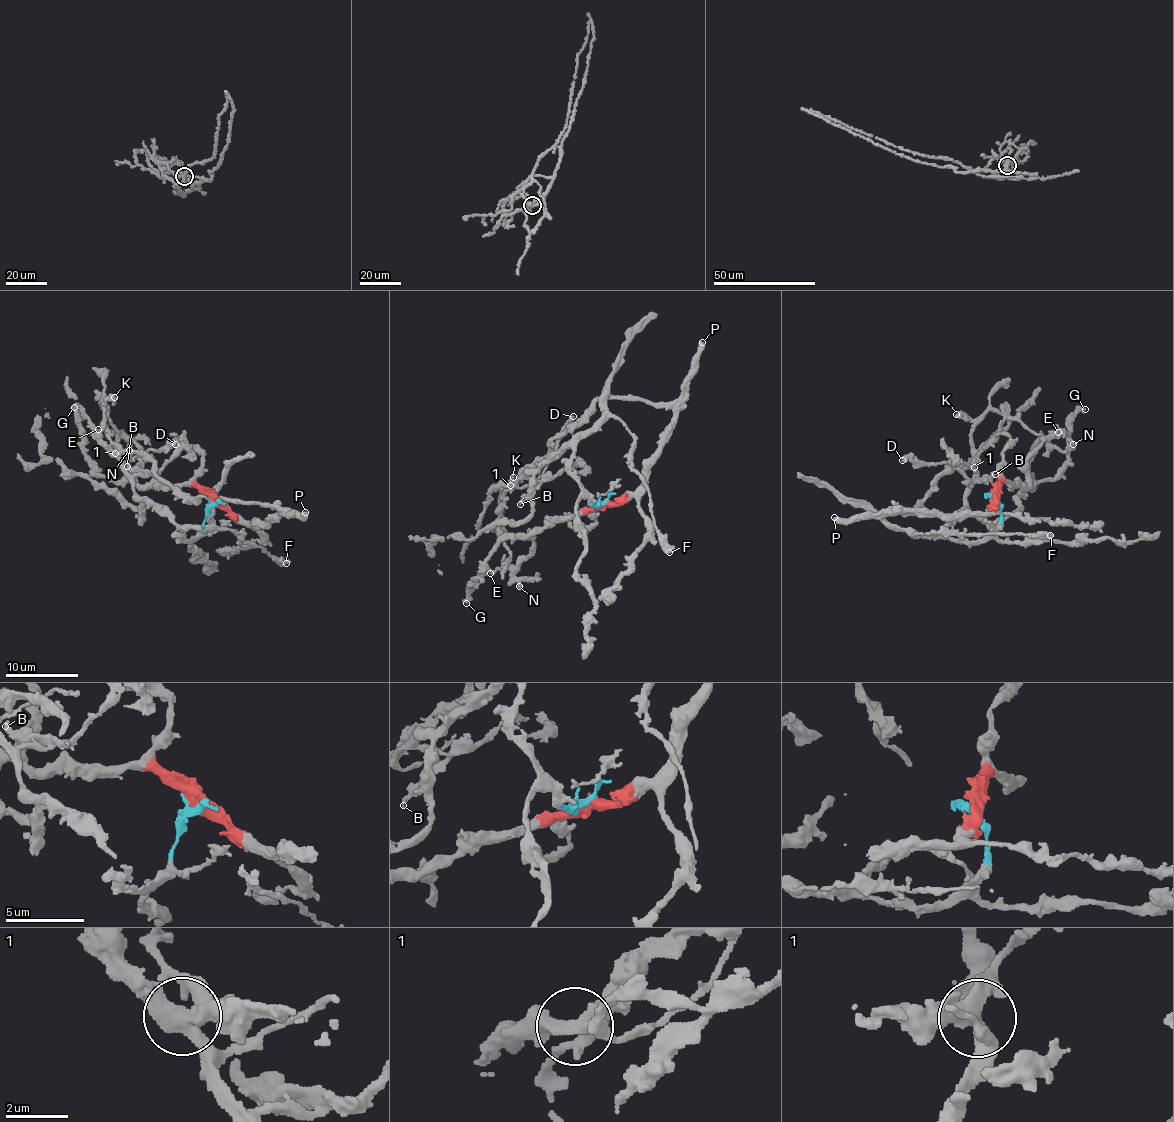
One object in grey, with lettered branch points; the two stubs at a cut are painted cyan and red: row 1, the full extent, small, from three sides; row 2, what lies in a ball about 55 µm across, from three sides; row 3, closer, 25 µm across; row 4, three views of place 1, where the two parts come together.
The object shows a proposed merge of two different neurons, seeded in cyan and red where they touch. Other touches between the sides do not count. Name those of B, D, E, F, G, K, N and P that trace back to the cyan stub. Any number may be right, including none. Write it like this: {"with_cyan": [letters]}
{"with_cyan": ["B", "D", "F", "K"]}

